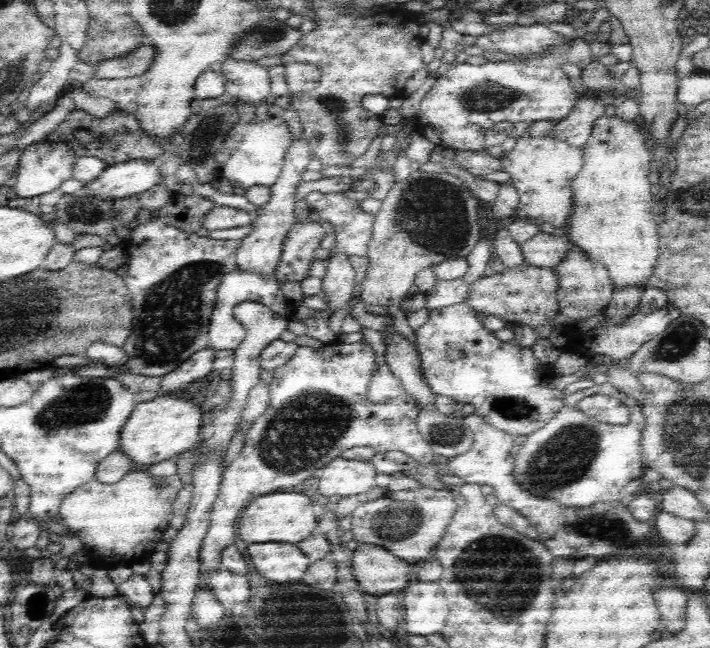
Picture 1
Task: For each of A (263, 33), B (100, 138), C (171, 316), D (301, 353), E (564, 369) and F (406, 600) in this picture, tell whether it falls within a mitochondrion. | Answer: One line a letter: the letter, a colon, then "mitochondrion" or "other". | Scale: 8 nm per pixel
A: mitochondrion
B: other
C: mitochondrion
D: other
E: other
F: other

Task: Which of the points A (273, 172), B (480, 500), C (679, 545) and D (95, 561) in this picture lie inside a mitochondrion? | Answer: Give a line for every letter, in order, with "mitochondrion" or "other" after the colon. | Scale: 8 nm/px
A: other
B: other
C: other
D: other

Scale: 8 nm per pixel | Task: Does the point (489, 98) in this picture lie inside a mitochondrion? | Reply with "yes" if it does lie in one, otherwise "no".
yes

